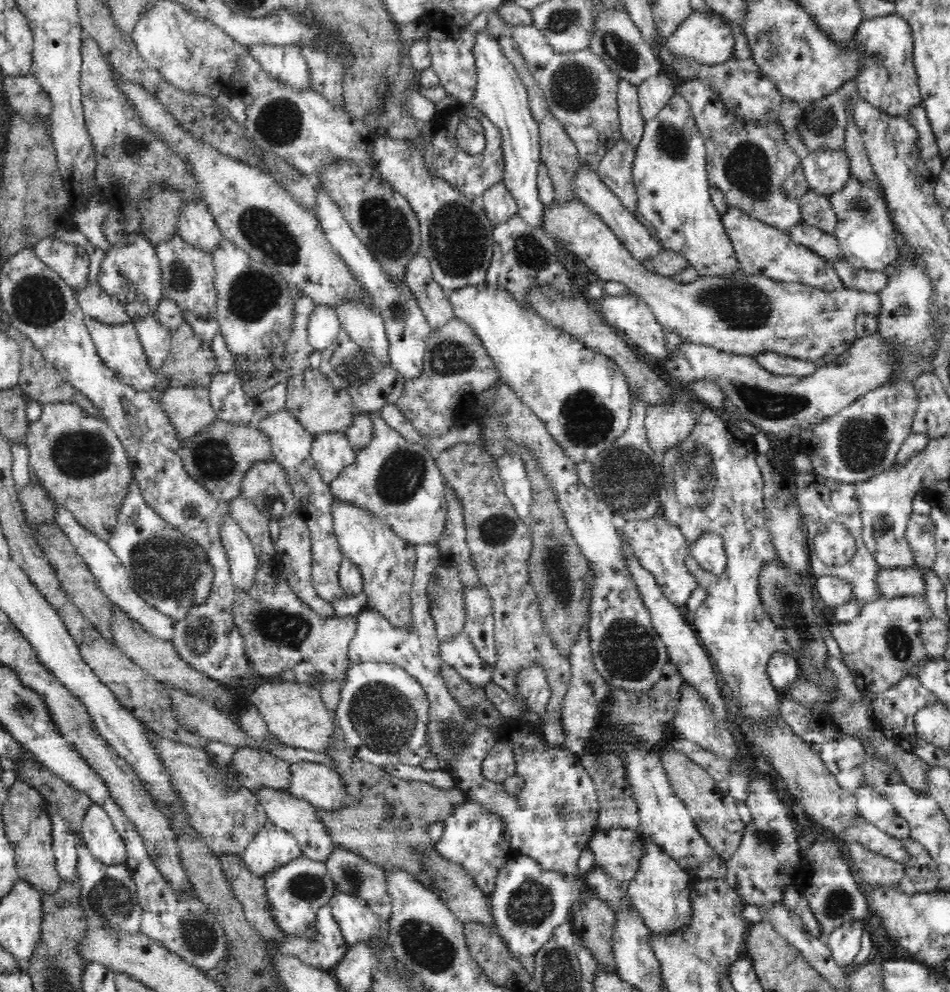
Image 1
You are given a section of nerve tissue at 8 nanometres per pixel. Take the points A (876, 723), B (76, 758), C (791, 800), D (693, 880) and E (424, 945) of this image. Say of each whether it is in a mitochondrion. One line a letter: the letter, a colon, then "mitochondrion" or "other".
A: other
B: other
C: other
D: other
E: mitochondrion

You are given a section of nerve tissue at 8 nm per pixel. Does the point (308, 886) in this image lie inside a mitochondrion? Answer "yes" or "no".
yes

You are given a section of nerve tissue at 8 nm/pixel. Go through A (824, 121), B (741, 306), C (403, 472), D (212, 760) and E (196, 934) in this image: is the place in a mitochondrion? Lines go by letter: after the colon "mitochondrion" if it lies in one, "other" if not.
A: mitochondrion
B: mitochondrion
C: mitochondrion
D: other
E: mitochondrion

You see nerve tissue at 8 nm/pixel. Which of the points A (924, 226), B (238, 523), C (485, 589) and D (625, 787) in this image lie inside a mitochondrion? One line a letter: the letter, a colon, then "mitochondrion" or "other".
A: other
B: other
C: other
D: other

